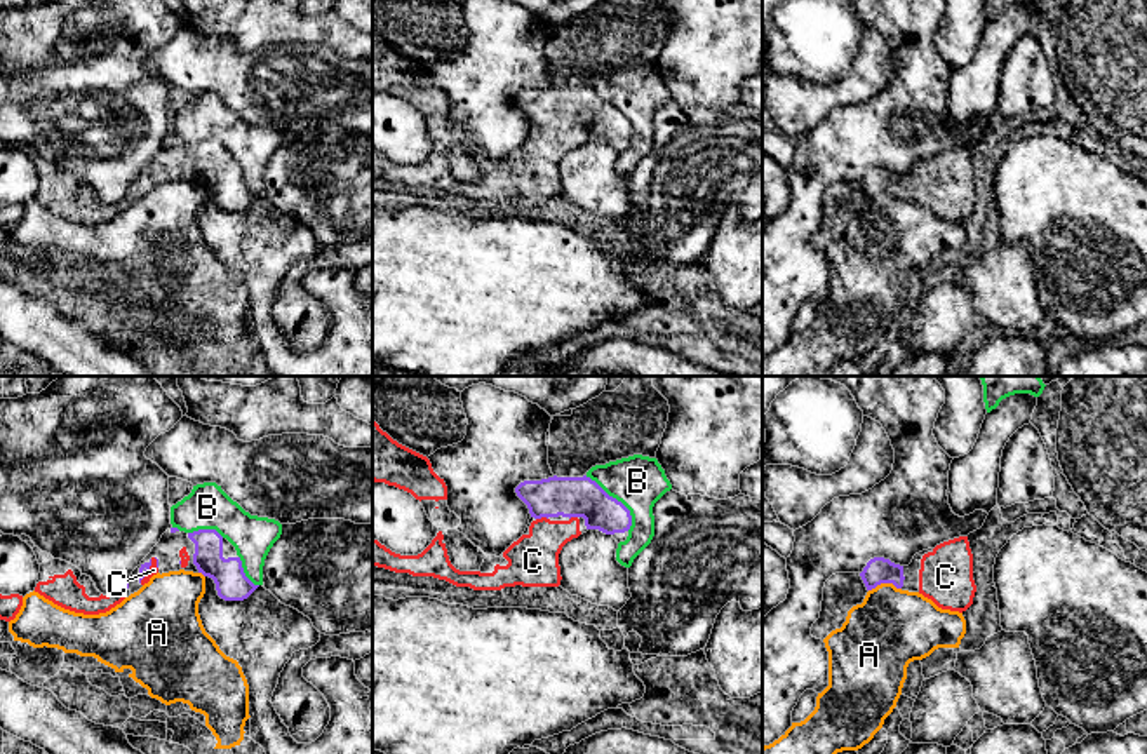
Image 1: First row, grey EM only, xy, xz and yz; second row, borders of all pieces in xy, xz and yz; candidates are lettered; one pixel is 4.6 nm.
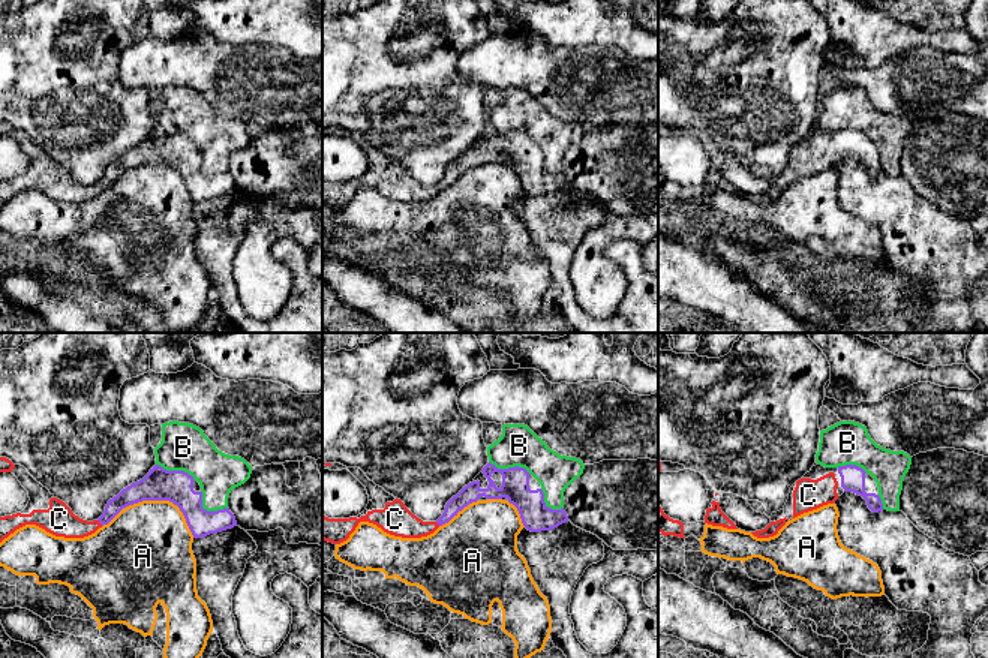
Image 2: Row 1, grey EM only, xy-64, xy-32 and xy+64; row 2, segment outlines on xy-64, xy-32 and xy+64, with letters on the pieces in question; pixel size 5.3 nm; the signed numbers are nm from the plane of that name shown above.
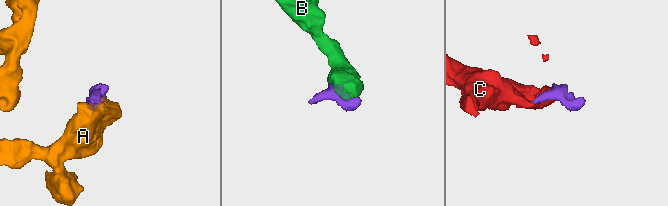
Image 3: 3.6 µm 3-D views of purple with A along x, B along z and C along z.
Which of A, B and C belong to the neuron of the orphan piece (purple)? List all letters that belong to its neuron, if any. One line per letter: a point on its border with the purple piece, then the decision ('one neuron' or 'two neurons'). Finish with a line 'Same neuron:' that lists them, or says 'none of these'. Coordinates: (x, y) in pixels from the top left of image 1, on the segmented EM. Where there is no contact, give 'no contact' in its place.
A: contact yz (885, 582); two neurons
B: contact xz (615, 498); two neurons
C: contact xz (542, 516); one neuron
Same neuron: C

